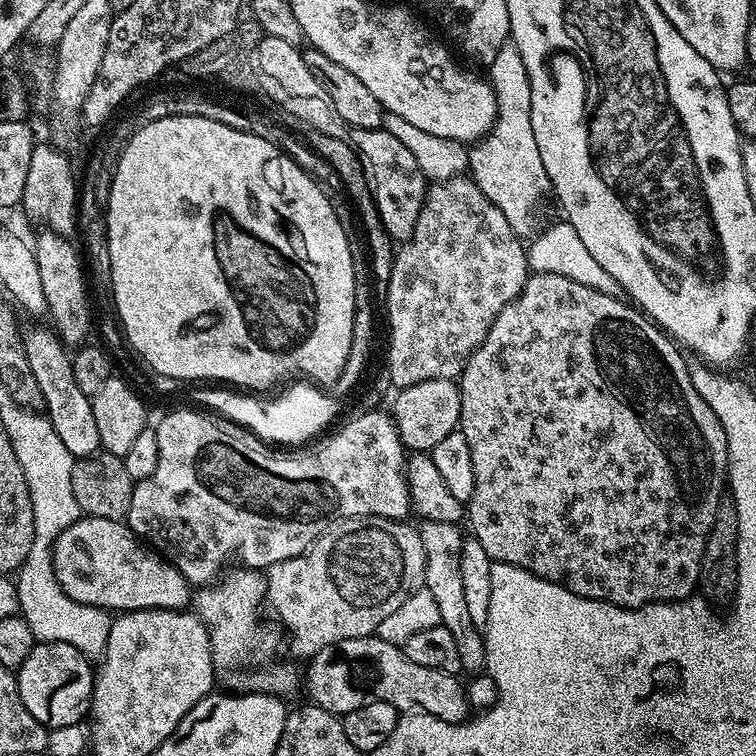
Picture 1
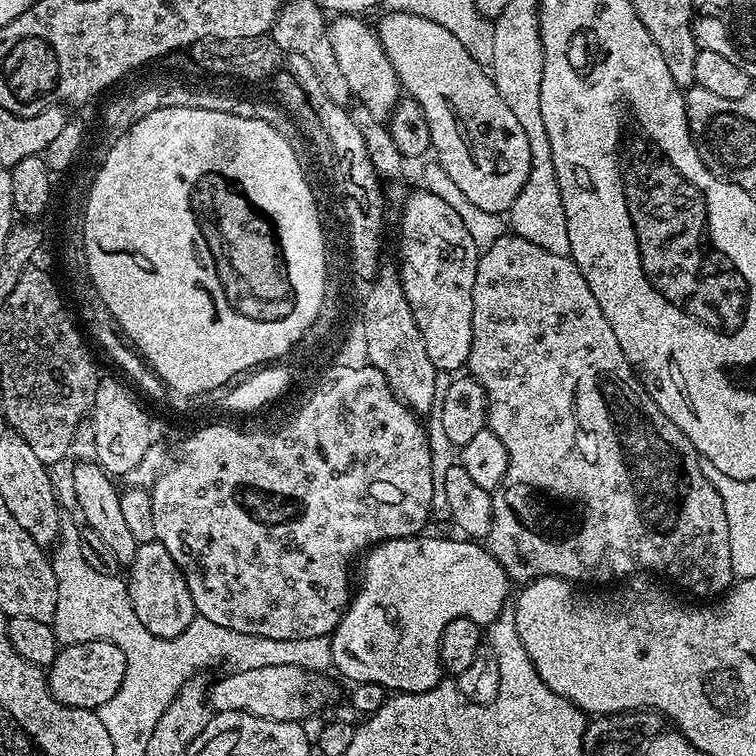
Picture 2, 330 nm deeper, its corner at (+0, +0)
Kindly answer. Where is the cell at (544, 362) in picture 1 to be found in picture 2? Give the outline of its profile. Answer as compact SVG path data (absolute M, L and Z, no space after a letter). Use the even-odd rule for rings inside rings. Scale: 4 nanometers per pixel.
M515 234L500 236L493 245L479 253L472 297L472 341L466 368L482 386L488 399L486 426L498 434L508 455L506 474L492 493L492 525L486 538L486 547L504 568L509 581L527 582L553 576L559 580L570 580L577 586L608 586L637 574L657 572L670 583L696 596L704 596L696 598L716 598L727 592L734 583L734 573L730 558L730 529L723 500L710 480L702 474L699 466L701 455L690 438L686 438L686 434L682 434L682 430L678 430L678 426L674 426L674 422L662 414L658 402L650 398L636 369L626 354L622 354L622 346L618 346L618 338L614 338L614 330L610 330L610 322L606 322L606 314L602 314L602 306L598 306L594 290L590 290L571 255L550 254L550 250L542 250L542 246L534 246L534 242L526 242L526 238Z

